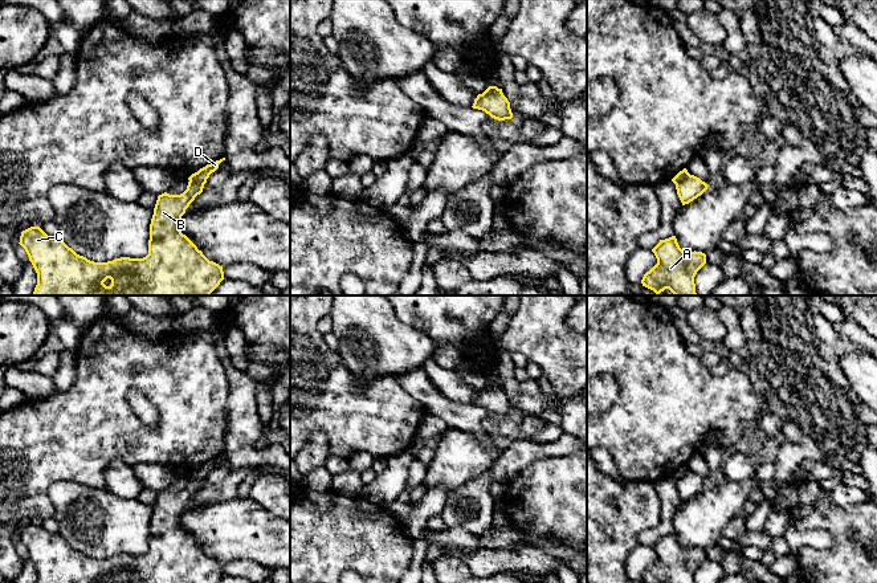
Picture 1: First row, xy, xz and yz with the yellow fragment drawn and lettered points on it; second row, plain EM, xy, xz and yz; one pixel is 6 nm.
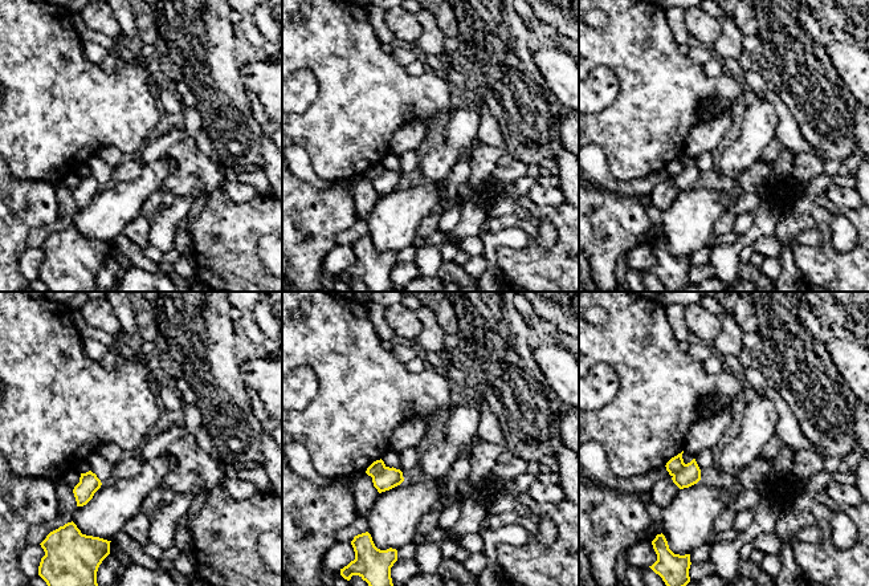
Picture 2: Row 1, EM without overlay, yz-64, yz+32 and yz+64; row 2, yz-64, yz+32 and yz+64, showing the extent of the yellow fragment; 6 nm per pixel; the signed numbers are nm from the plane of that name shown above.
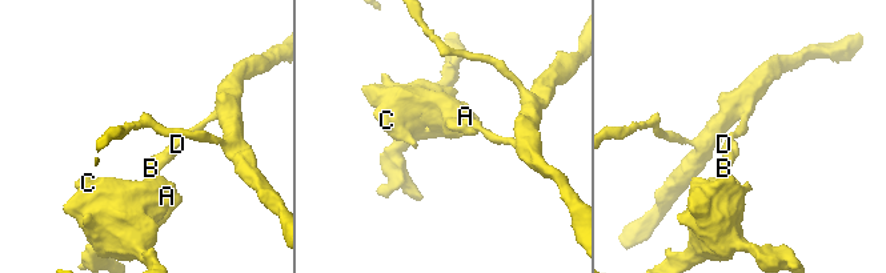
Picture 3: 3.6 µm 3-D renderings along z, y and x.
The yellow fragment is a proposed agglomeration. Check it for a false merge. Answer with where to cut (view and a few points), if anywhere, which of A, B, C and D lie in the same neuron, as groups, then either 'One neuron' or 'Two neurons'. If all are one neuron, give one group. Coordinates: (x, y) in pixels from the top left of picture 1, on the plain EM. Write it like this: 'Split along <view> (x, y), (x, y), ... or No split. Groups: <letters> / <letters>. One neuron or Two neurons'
Split along xy (190, 477), (203, 481). Groups: A B C / D. Two neurons

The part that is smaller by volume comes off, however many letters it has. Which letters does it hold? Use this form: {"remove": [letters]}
{"remove": ["D"]}

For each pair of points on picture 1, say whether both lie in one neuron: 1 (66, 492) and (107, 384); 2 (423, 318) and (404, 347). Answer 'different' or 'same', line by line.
1: different
2: different

